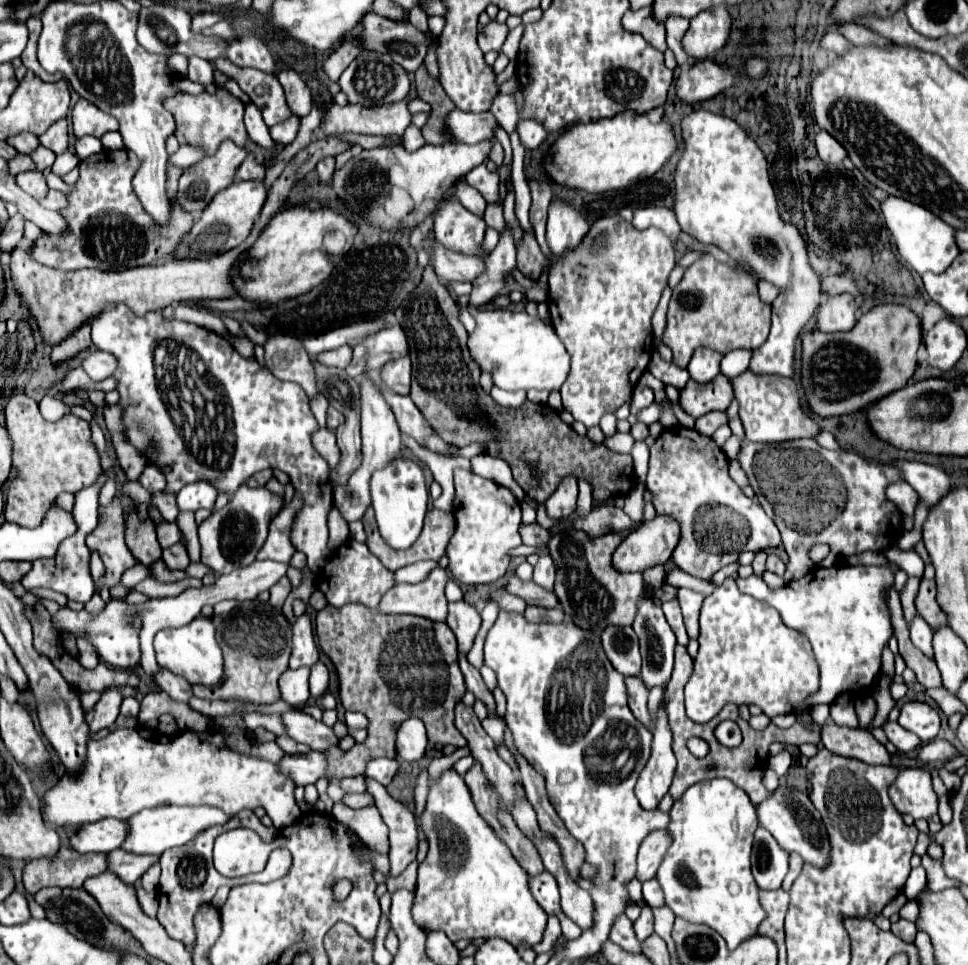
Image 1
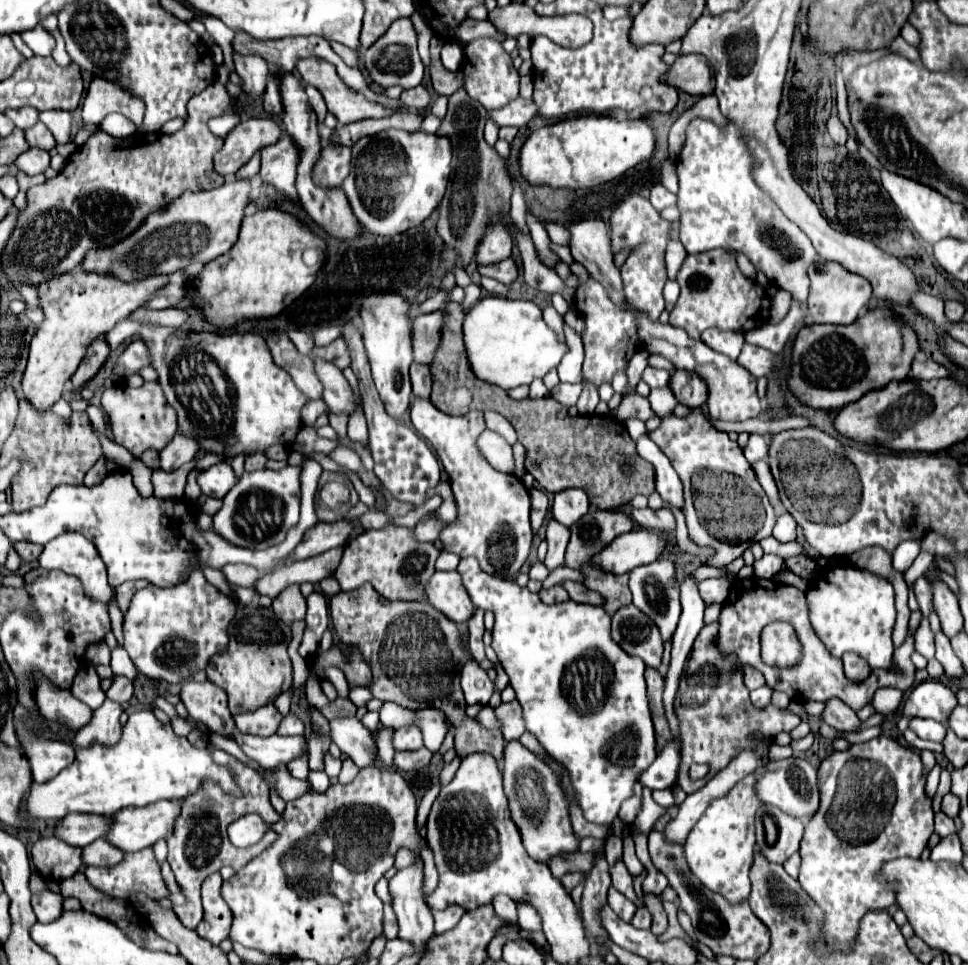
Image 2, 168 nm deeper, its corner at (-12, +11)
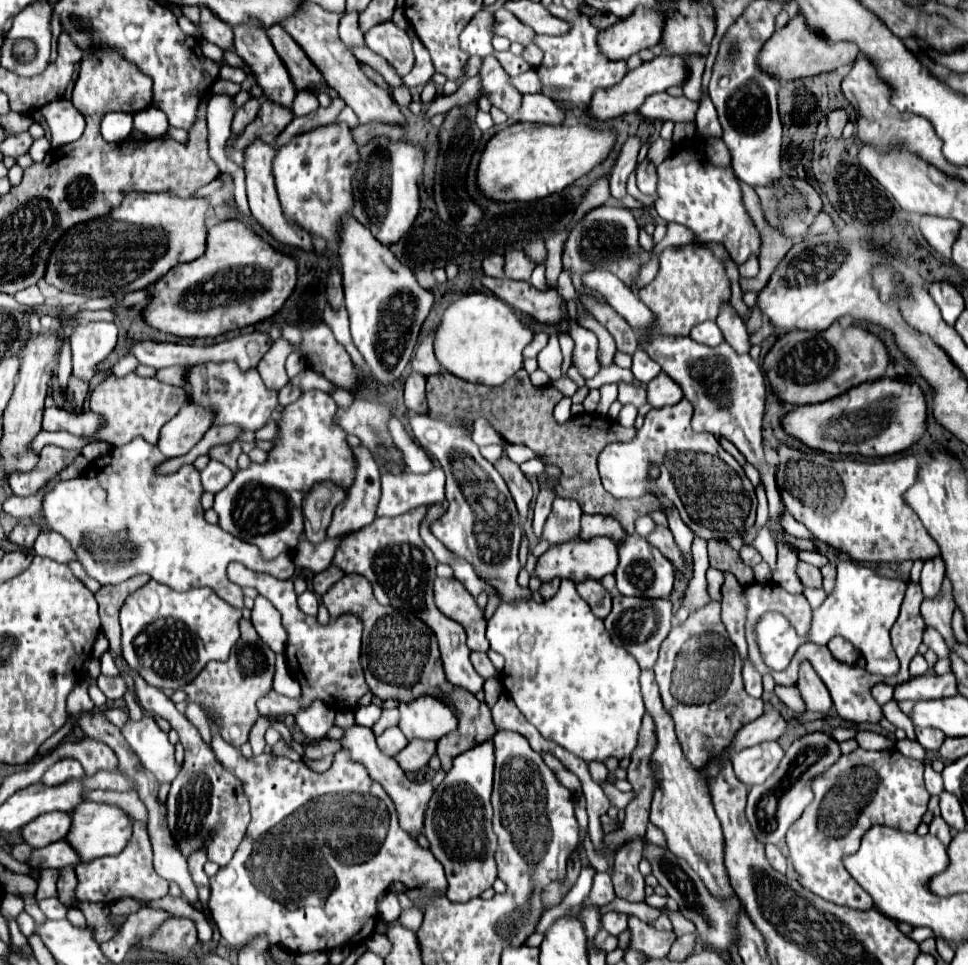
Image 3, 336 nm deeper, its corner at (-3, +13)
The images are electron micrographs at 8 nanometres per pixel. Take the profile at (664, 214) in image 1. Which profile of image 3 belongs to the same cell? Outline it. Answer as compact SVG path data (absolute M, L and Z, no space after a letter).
M643 161L637 167L637 187L645 195L653 195L657 191L657 173L655 173L655 165L653 163Z

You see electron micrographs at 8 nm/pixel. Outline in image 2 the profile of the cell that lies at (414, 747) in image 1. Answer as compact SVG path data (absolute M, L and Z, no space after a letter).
M398 727L394 731L396 751L416 751L422 747L422 733L416 727Z

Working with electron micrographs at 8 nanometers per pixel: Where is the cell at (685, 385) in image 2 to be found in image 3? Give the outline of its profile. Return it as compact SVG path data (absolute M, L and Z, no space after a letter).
M659 373L649 385L647 385L647 401L651 407L663 407L663 405L675 405L683 399L683 389L667 375Z

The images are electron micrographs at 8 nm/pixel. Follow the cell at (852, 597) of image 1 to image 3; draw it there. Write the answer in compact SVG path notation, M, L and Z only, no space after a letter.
M841 561L837 565L837 581L833 591L827 595L821 607L813 609L811 629L805 635L805 641L827 645L829 639L841 635L859 649L861 657L865 659L865 671L881 677L891 677L899 673L899 659L897 655L887 655L887 639L889 629L895 623L903 595L907 585L901 581L887 581L877 577L877 573L869 567L855 565L853 561Z

